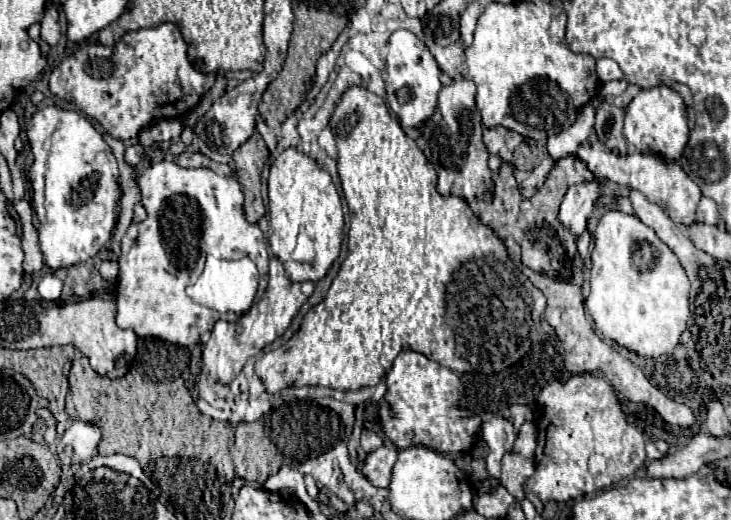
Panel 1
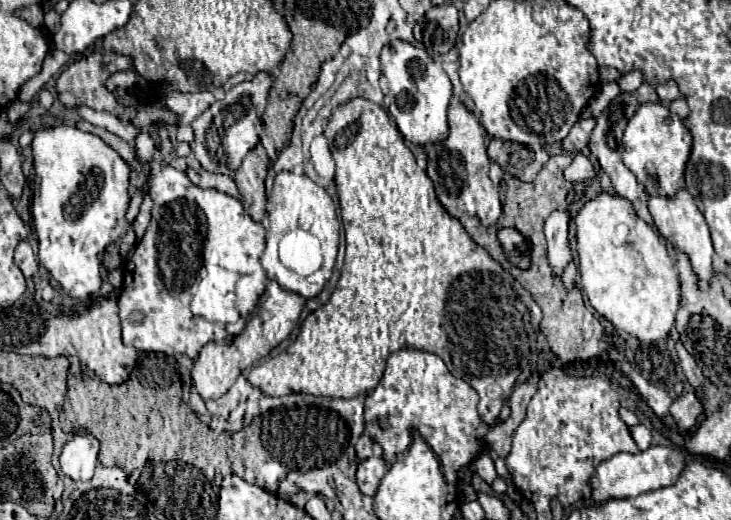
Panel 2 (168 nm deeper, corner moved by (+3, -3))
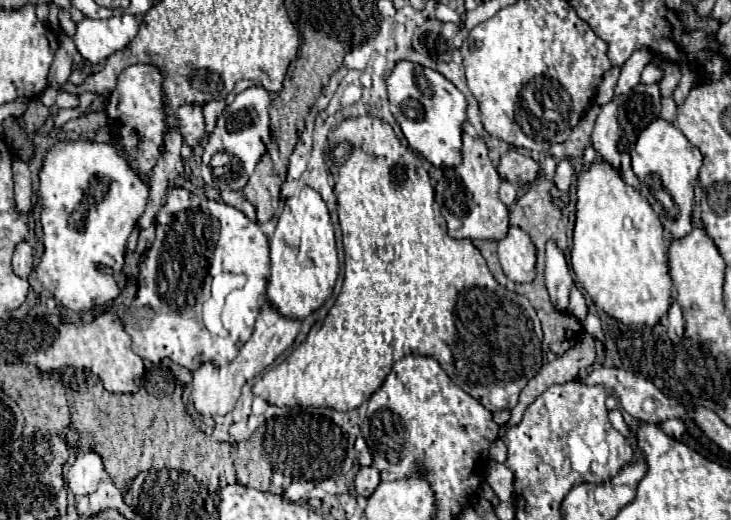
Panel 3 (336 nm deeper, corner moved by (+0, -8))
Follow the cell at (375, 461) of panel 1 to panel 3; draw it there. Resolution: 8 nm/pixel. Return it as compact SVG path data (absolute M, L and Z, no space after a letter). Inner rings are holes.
M365 466L357 472L357 478L355 478L355 490L361 498L369 498L375 488L379 486L381 482L381 476L379 476L379 470L375 466Z

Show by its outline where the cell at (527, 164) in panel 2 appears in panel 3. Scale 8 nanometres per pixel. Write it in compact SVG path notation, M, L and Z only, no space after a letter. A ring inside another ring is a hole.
M511 148L505 156L501 156L497 172L501 178L505 178L515 186L527 186L535 182L535 178L539 176L539 164L531 158L529 152Z

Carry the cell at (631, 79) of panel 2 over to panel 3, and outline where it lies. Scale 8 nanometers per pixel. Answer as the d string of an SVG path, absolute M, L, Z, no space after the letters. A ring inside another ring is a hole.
M647 64L645 70L643 70L643 74L641 74L641 82L643 84L653 84L653 82L659 82L661 76L663 76L663 70L661 68L657 68L653 64Z

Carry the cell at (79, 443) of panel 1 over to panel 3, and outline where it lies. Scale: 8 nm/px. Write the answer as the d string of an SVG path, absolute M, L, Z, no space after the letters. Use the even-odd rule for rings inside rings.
M93 450L79 452L73 466L67 472L67 484L69 490L77 496L91 494L97 490L99 482L105 478L101 456Z

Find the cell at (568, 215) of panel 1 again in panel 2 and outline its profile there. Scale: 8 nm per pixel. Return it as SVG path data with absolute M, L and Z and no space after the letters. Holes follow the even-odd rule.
M554 211L544 223L544 235L548 245L548 261L552 275L562 275L566 265L572 261L568 243L568 221L570 215L564 211Z

